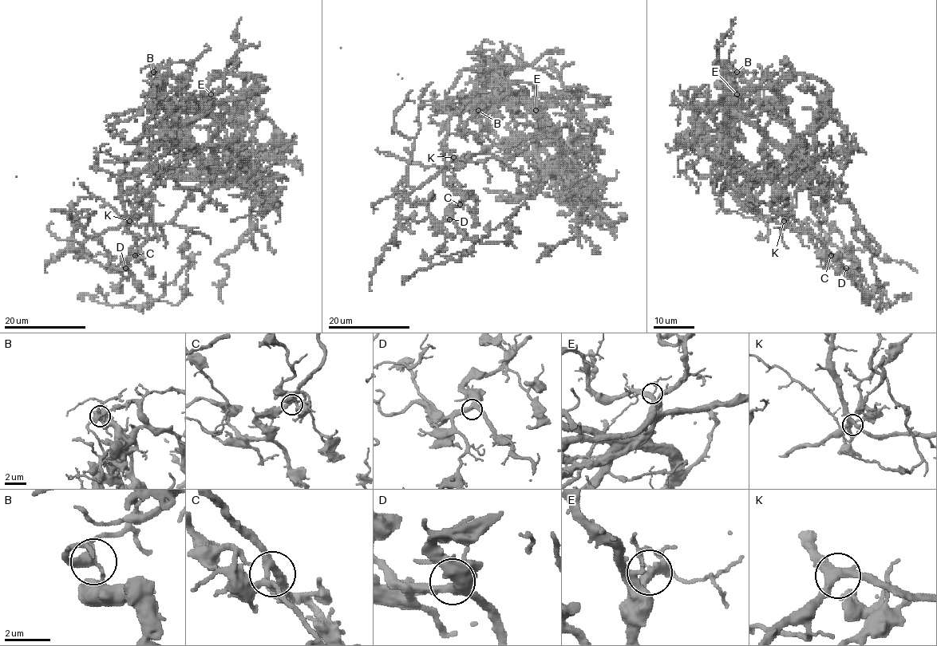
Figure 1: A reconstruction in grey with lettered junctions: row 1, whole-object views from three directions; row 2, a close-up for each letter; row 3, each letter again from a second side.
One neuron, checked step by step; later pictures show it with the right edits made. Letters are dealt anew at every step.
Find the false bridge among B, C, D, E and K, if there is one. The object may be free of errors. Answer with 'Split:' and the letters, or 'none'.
Split: B

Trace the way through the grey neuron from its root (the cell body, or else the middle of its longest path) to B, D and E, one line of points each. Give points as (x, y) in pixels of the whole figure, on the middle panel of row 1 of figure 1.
B: (449, 152), (444, 143), (448, 110), (466, 106), (471, 113), (483, 113), (485, 109), (473, 108), (478, 110)
D: (449, 152), (444, 148), (448, 167), (444, 183), (476, 200), (471, 192), (452, 205), (448, 212), (449, 219)
E: (449, 152), (444, 143), (448, 120), (470, 109), (478, 101), (496, 97), (522, 100), (535, 110)

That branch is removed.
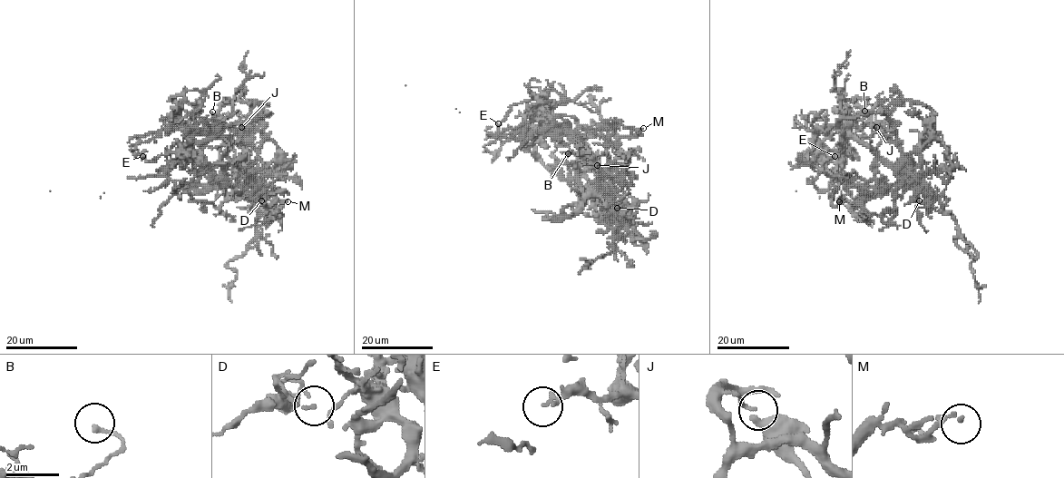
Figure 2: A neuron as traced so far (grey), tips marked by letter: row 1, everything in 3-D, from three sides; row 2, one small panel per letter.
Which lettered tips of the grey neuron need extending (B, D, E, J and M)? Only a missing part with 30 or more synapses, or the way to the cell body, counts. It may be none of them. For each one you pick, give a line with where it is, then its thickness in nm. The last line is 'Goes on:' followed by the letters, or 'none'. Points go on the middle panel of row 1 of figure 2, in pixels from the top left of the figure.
Goes on: none

